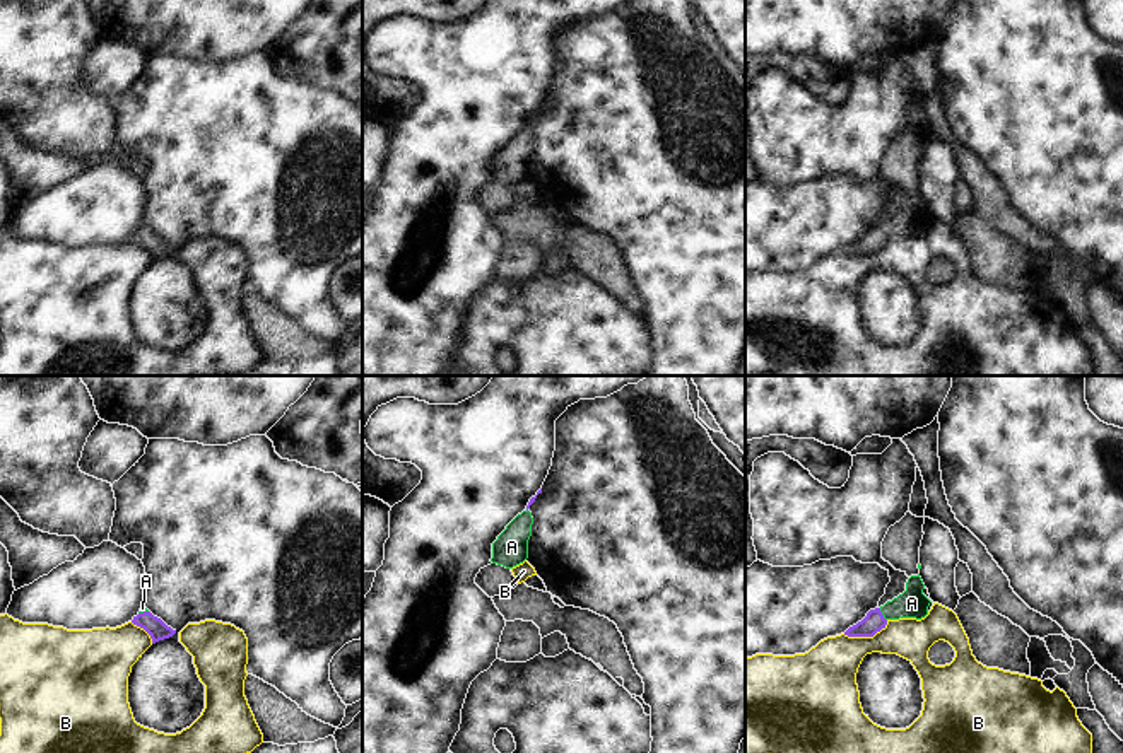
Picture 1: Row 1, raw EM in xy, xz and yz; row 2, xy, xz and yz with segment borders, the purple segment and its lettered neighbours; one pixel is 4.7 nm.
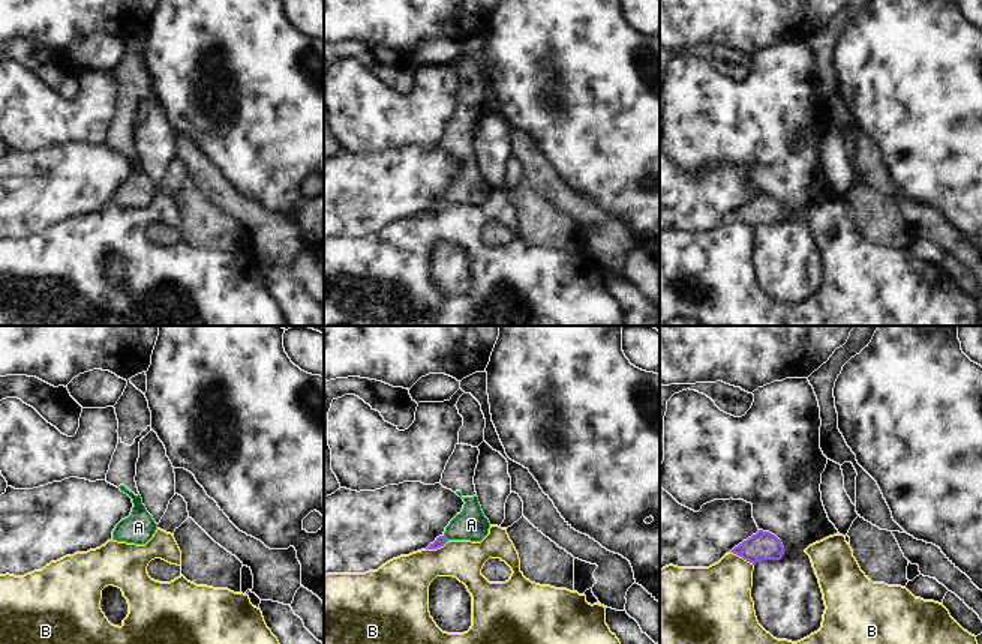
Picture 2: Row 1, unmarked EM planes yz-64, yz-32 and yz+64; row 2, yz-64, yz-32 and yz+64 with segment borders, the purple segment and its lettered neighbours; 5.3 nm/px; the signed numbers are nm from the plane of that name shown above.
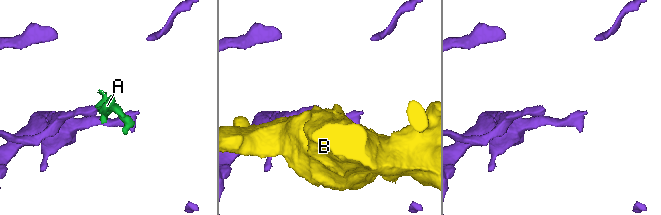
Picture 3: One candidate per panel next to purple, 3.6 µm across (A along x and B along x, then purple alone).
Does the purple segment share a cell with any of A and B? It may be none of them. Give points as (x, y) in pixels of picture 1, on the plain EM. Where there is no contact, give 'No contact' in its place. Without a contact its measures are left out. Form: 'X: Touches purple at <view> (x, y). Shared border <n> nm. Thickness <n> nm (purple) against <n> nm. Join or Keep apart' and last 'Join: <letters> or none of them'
A: Touches purple at yz (882, 233). Shared border 70 nm. Thickness 100 nm (purple) against 140 nm. Join
B: Touches purple at yz (865, 253). Shared border 220 nm. Thickness 100 nm (purple) against 280 nm. Keep apart
Join: A

